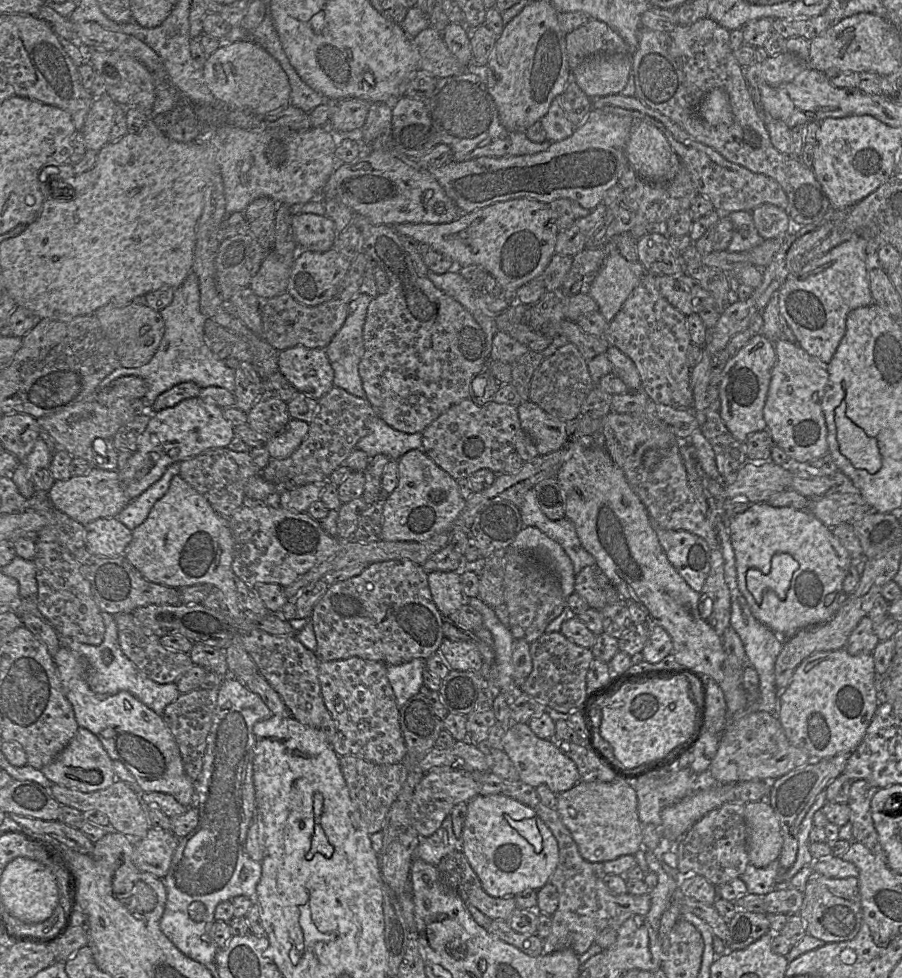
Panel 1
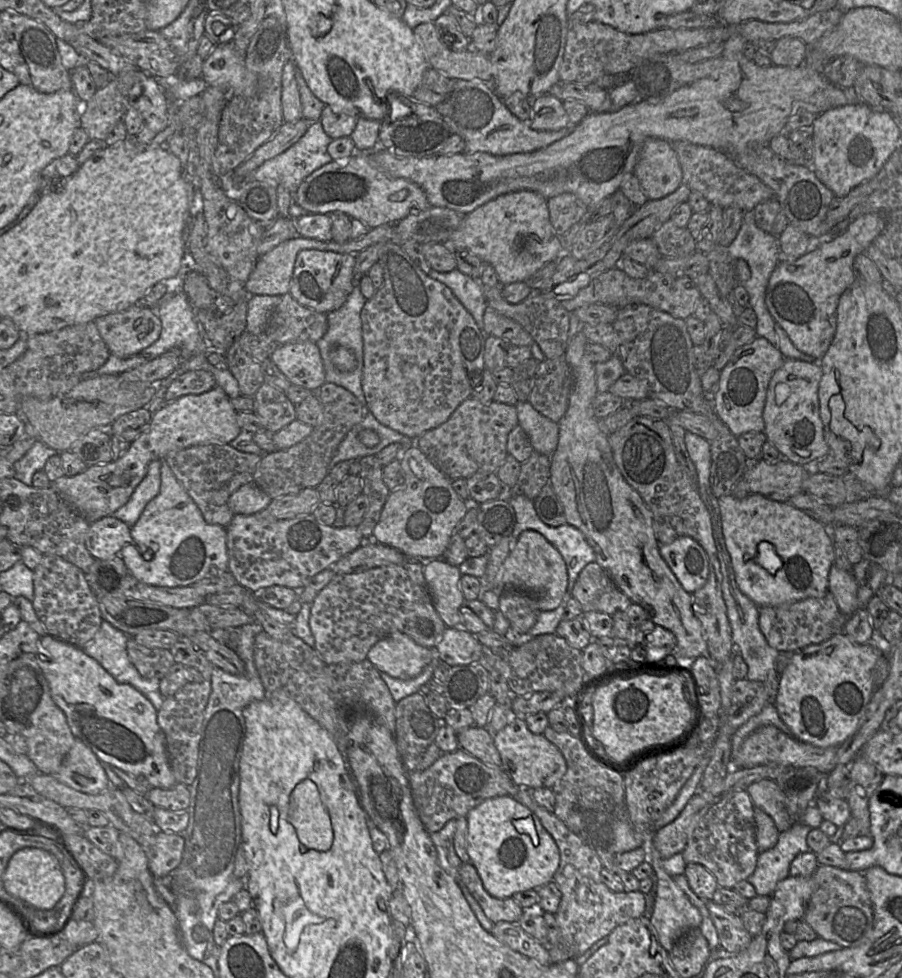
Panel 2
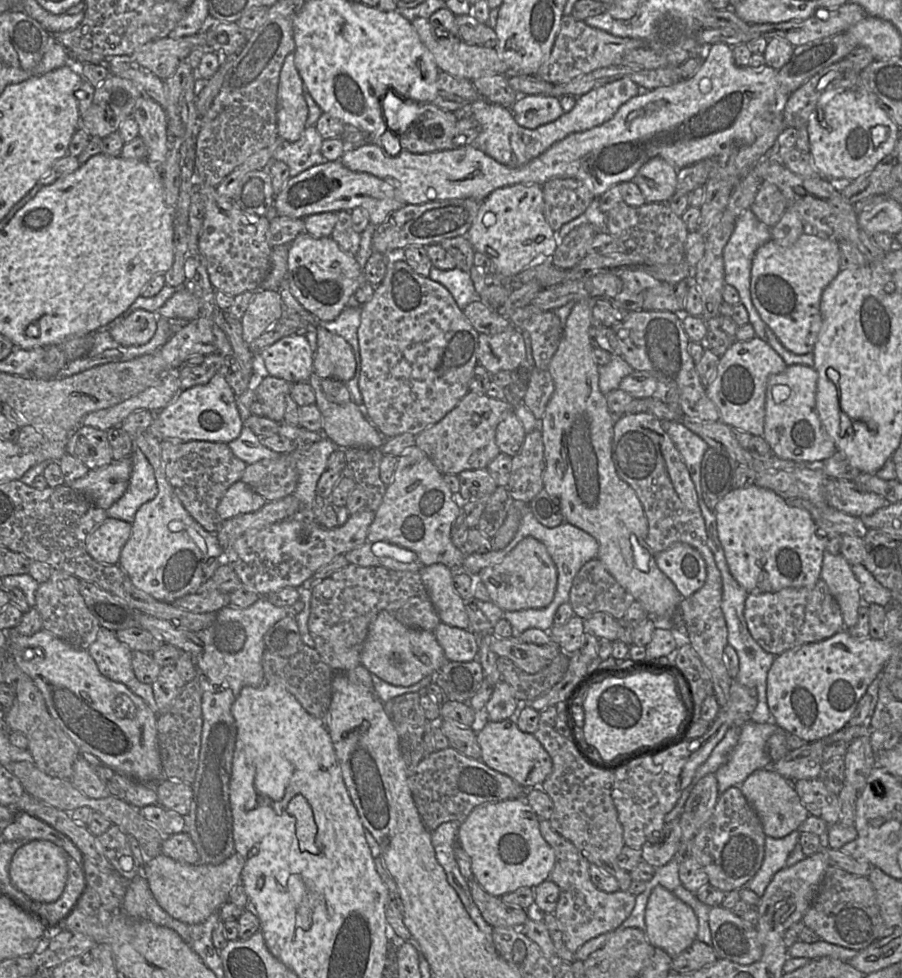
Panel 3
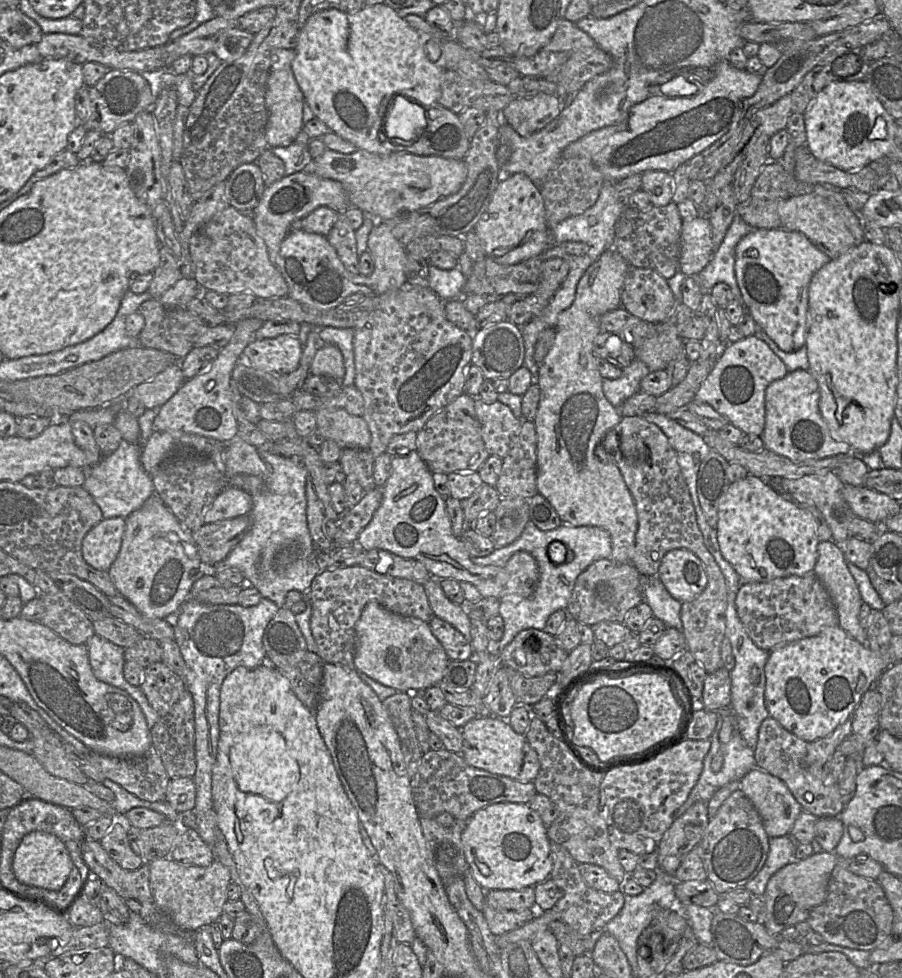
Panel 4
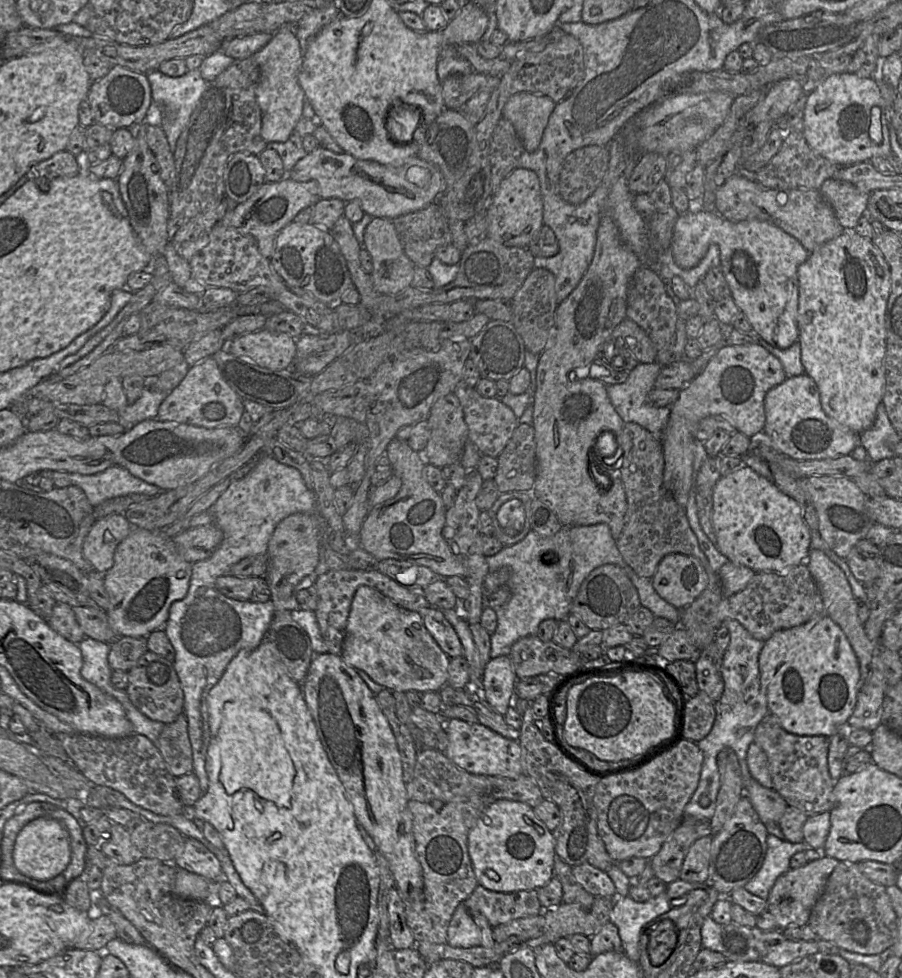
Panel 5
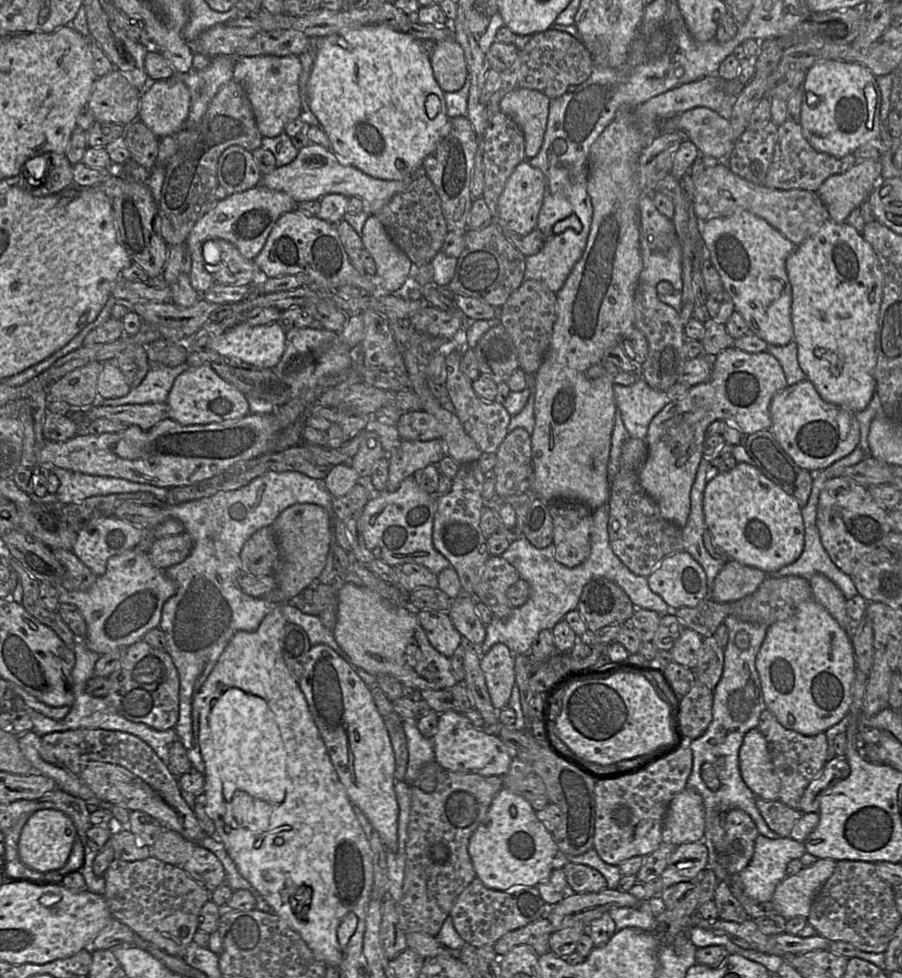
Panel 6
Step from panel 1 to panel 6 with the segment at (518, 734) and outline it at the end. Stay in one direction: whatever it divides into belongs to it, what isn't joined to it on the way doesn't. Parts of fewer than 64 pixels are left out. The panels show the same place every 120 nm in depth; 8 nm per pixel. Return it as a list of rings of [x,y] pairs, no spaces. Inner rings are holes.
[[[452,710],[439,714],[437,732],[430,739],[433,742],[435,761],[444,770],[504,776],[513,759],[513,753],[499,737],[476,728],[464,714]]]

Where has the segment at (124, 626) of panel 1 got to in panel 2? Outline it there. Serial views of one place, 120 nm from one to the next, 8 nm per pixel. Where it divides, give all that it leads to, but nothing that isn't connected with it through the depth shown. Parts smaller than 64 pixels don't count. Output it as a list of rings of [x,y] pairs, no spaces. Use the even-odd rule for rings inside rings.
[[[133,637],[128,638],[127,653],[132,664],[145,679],[160,680],[174,664],[170,650],[147,648],[138,644]]]

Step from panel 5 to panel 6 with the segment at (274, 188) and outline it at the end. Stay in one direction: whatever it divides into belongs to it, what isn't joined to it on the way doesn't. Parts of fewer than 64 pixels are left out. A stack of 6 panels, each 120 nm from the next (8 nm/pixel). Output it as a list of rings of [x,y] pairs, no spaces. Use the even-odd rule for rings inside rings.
[[[257,185],[244,192],[228,195],[219,200],[214,208],[204,214],[188,234],[185,243],[191,254],[191,270],[189,272],[192,287],[202,296],[215,284],[211,274],[206,270],[203,251],[205,243],[216,239],[226,240],[234,244],[247,259],[253,260],[261,252],[275,223],[283,214],[297,208],[297,203],[288,194]]]

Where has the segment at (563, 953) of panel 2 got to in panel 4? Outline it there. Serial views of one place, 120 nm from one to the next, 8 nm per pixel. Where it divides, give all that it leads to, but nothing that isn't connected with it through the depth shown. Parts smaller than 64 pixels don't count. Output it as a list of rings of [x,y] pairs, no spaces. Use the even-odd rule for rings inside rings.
[[[551,842],[550,849],[552,870],[549,878],[563,891],[563,896],[551,909],[555,914],[555,920],[567,924],[583,937],[602,931],[623,908],[625,894],[622,890],[605,893],[588,886],[581,876],[579,863],[563,846]]]

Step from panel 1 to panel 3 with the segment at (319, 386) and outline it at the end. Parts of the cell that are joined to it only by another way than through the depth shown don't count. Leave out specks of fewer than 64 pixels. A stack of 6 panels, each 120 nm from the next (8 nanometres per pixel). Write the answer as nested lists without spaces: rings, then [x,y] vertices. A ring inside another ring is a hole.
[[[292,334],[264,348],[259,356],[266,374],[295,384],[308,382],[314,372],[314,354],[306,335]]]

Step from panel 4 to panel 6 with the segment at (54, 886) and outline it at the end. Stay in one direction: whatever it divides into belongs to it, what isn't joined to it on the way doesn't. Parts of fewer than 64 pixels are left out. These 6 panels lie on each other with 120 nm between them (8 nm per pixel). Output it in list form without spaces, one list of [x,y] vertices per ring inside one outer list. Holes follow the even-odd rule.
[[[40,809],[29,817],[21,830],[18,855],[21,862],[32,870],[58,870],[68,861],[75,840],[76,829],[69,816],[56,809]]]

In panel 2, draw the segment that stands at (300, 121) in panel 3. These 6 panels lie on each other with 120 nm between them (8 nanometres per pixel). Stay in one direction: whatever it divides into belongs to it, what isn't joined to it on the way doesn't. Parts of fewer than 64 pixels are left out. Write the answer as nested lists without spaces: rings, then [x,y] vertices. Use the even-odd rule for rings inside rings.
[[[289,60],[282,71],[281,104],[284,122],[296,122],[302,118],[302,105],[295,75],[296,64]]]

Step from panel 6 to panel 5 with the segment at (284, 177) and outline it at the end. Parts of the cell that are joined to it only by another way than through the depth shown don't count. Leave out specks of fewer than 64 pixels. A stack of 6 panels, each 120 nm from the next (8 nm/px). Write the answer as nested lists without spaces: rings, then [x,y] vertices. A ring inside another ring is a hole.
[[[321,145],[300,159],[286,173],[286,177],[297,182],[315,180],[321,199],[339,198],[344,202],[356,200],[365,213],[388,219],[421,210],[436,202],[444,191],[444,180],[439,168],[417,155],[407,158],[401,166],[393,167],[360,160],[346,152],[335,153]]]

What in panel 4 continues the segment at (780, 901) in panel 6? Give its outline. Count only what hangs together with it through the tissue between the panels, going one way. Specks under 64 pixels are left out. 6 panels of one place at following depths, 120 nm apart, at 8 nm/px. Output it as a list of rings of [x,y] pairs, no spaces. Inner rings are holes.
[[[816,853],[799,862],[787,864],[770,878],[763,895],[763,925],[771,935],[778,936],[784,929],[806,921],[810,911],[823,903],[831,872],[837,863],[839,858],[835,853]]]

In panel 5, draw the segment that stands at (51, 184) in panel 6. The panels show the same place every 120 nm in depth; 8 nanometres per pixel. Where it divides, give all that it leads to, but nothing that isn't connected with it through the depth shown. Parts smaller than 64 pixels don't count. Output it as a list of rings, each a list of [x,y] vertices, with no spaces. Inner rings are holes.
[[[67,150],[59,151],[52,157],[32,166],[25,174],[43,192],[49,191],[51,180],[57,177],[74,177],[83,171],[82,157],[76,157]]]

